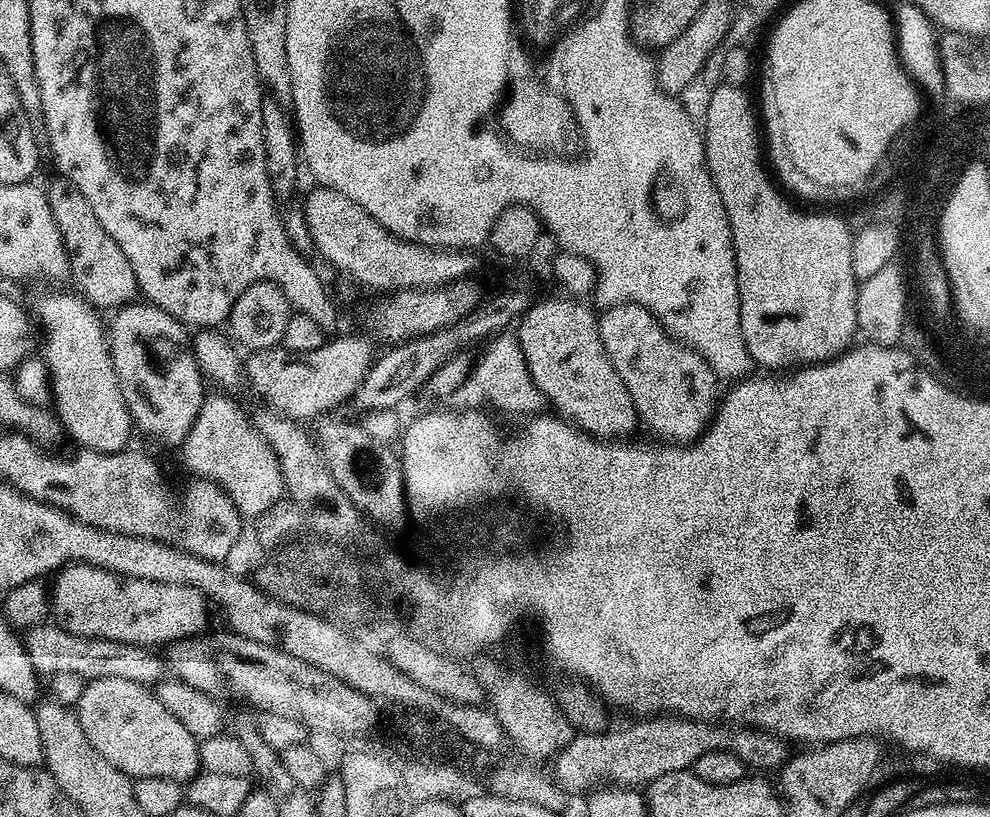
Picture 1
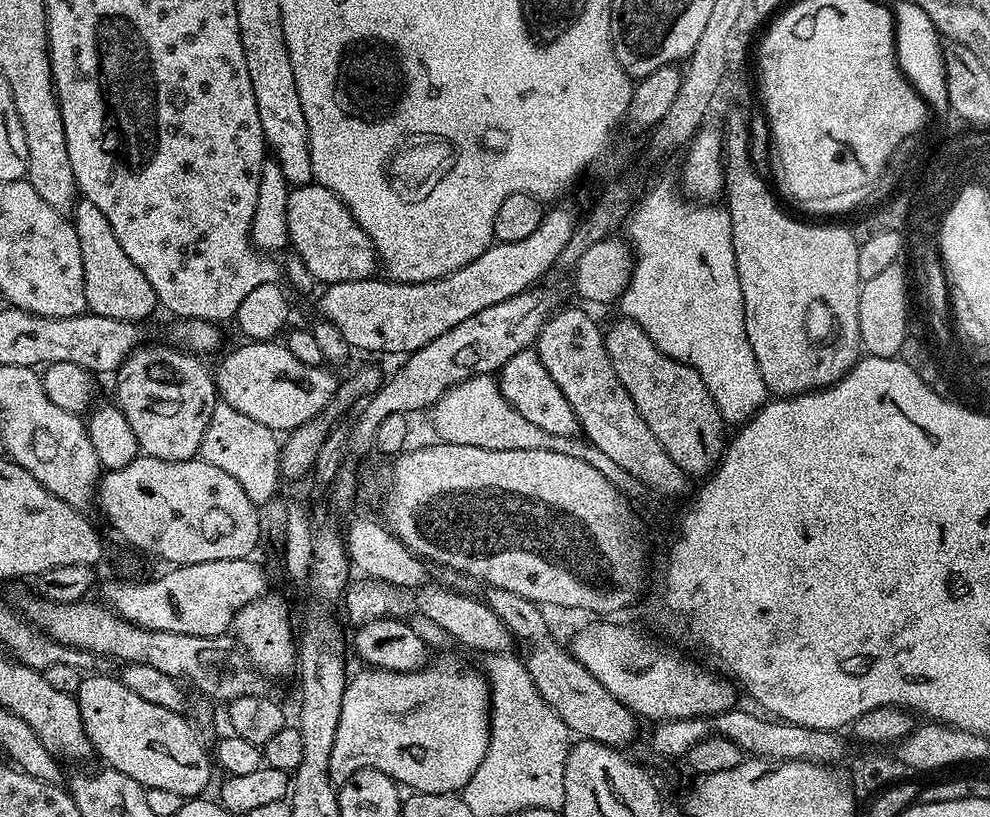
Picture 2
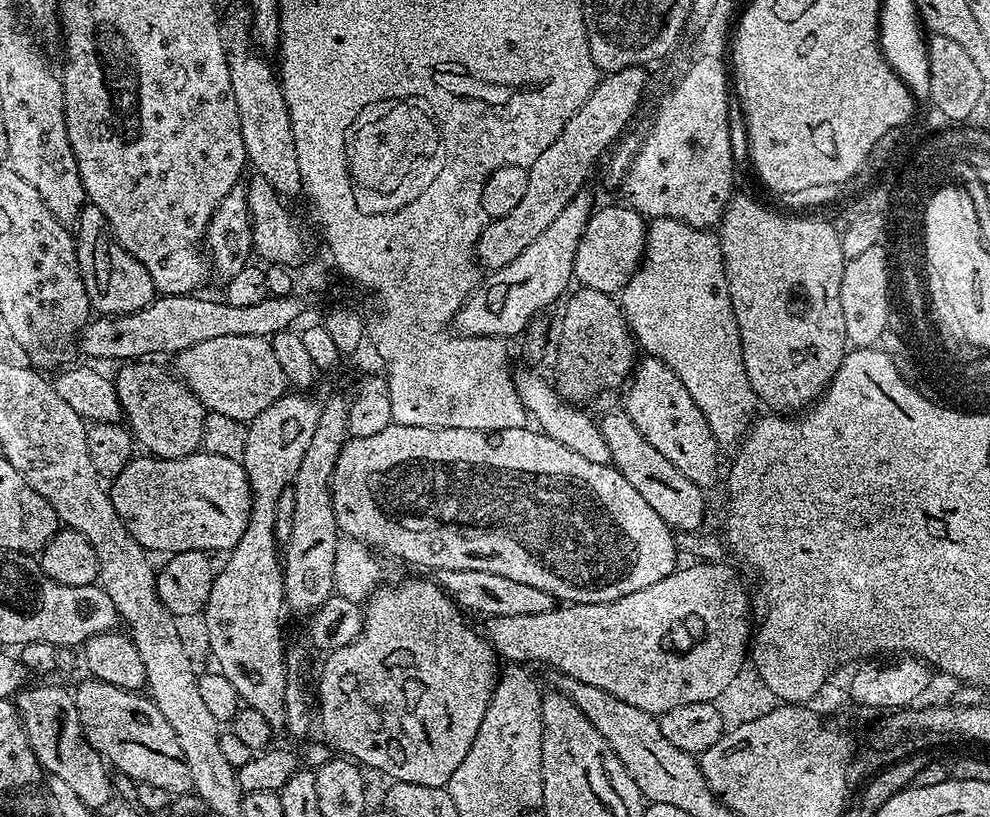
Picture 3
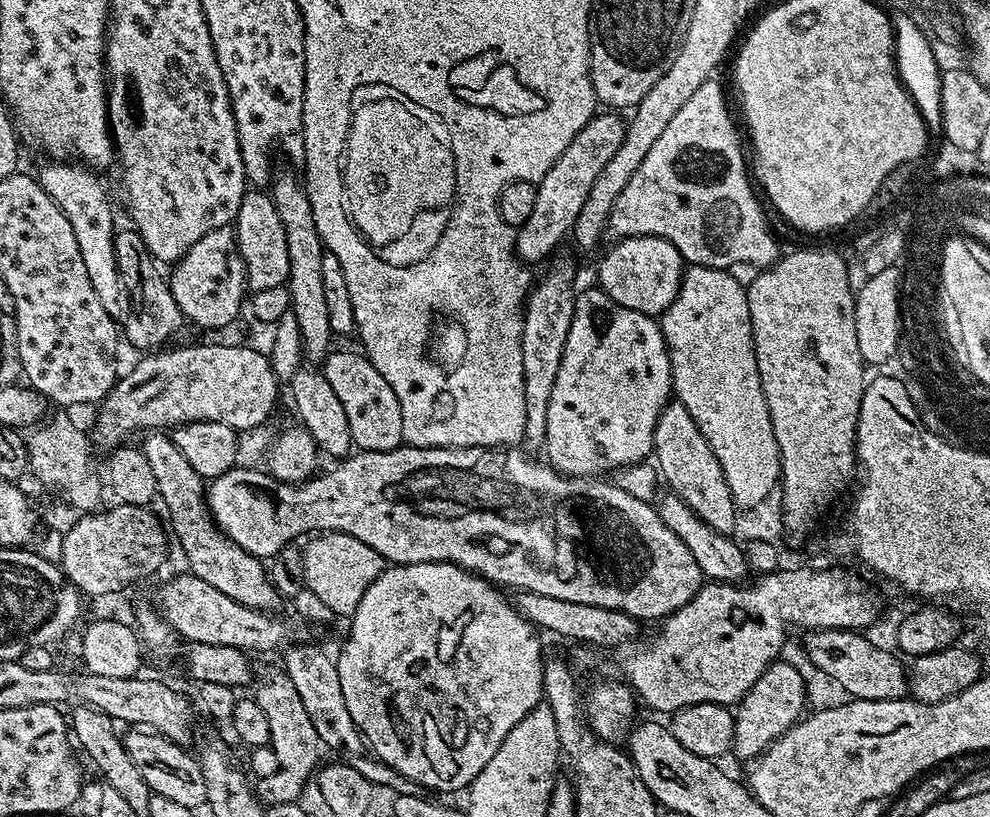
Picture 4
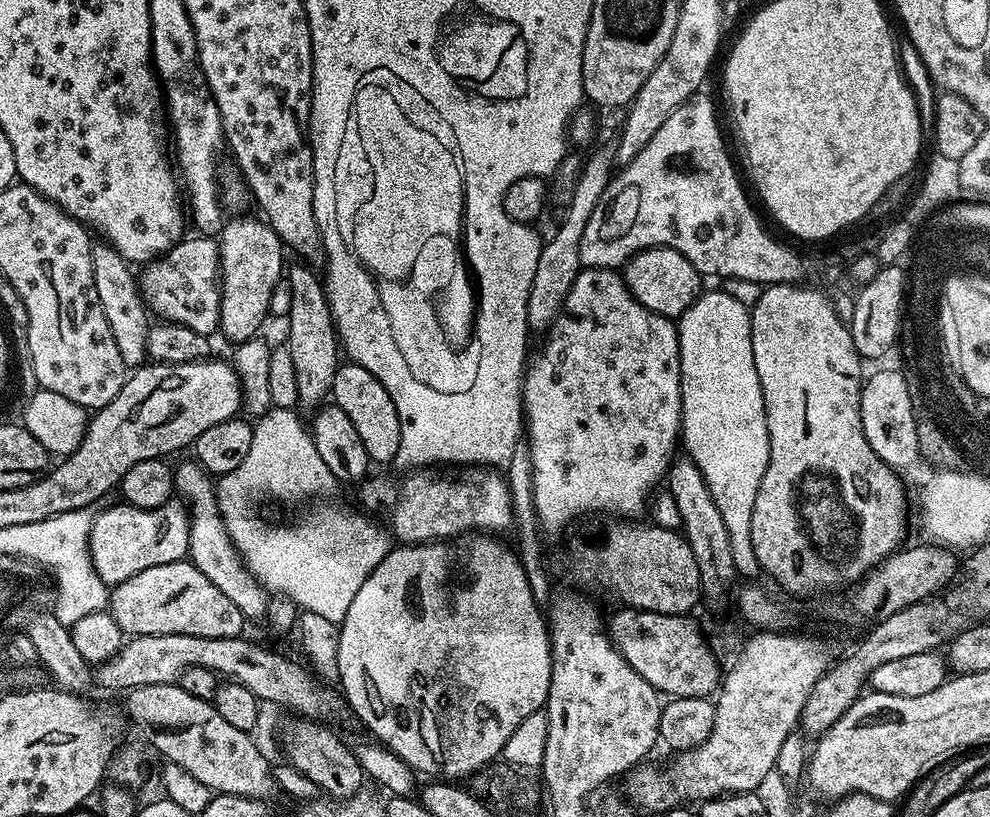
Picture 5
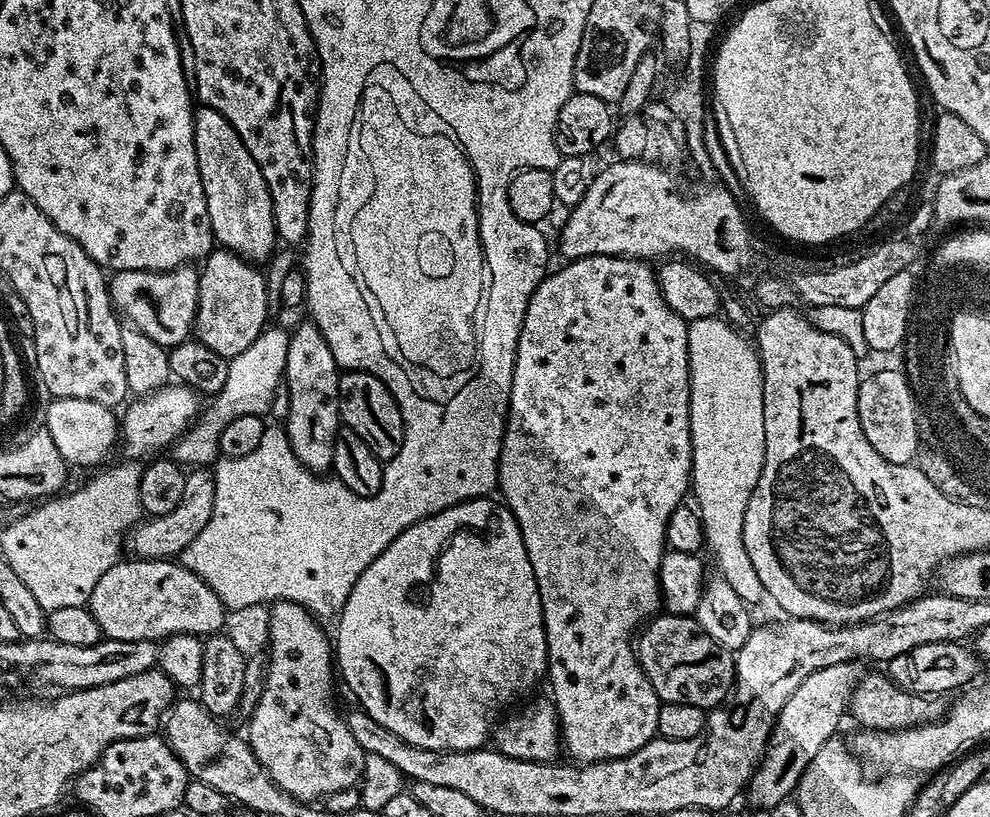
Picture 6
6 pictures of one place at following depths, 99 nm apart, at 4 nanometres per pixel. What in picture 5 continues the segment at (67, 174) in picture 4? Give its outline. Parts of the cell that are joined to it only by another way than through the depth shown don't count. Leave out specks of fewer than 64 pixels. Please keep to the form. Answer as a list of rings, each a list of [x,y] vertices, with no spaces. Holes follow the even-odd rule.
[[[96,242],[92,245],[92,265],[94,266],[94,290],[98,290],[98,302],[106,322],[118,342],[118,354],[122,354],[125,369],[135,370],[145,363],[147,352],[147,334],[150,327],[149,309],[140,295],[137,277],[132,276],[133,269],[129,261],[122,258],[107,242]]]

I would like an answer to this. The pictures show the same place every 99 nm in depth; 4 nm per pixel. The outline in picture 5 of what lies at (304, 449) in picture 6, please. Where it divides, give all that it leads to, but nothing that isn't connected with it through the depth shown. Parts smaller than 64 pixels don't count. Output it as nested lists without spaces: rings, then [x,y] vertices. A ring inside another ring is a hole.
[[[296,263],[298,264],[293,268],[291,265],[286,272],[286,281],[292,297],[286,317],[286,346],[290,350],[290,359],[294,362],[294,379],[298,382],[299,403],[319,405],[332,391],[334,374],[342,363],[342,345],[336,334],[336,325],[332,322],[332,311],[328,306],[328,296],[324,293],[321,277],[316,277],[316,272],[307,263]]]

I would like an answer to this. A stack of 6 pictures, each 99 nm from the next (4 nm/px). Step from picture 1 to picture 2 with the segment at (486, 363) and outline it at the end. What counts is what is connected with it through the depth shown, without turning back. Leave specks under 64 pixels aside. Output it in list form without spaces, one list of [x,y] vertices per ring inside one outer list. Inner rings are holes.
[[[535,347],[518,350],[518,354],[514,354],[514,358],[510,358],[510,362],[501,366],[498,383],[500,393],[504,395],[506,402],[510,406],[514,406],[514,410],[518,410],[518,414],[522,414],[522,418],[526,418],[526,422],[538,426],[538,430],[546,430],[546,434],[565,438],[577,435],[578,425],[574,410],[570,406],[570,402],[566,402],[566,394],[562,394],[562,390],[558,390],[558,382],[554,382],[554,378],[550,378],[550,370],[546,370],[546,366],[542,366]]]

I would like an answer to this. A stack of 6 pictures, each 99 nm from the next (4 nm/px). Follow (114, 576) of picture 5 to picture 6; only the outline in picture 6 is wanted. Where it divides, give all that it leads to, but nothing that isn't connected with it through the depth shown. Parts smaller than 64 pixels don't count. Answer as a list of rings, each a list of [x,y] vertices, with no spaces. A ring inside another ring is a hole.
[[[196,468],[185,475],[181,501],[169,514],[141,521],[130,534],[133,552],[139,559],[167,559],[178,556],[202,532],[214,510],[215,478],[208,468]]]

